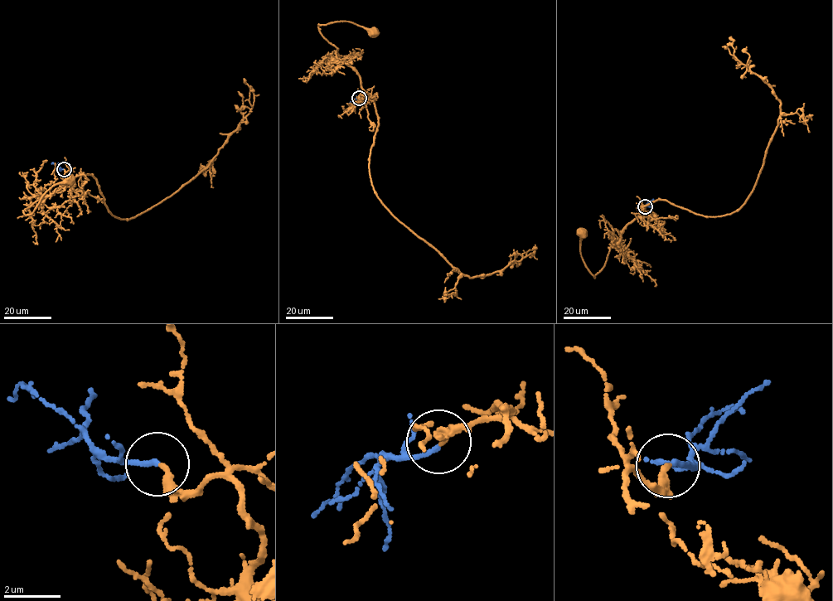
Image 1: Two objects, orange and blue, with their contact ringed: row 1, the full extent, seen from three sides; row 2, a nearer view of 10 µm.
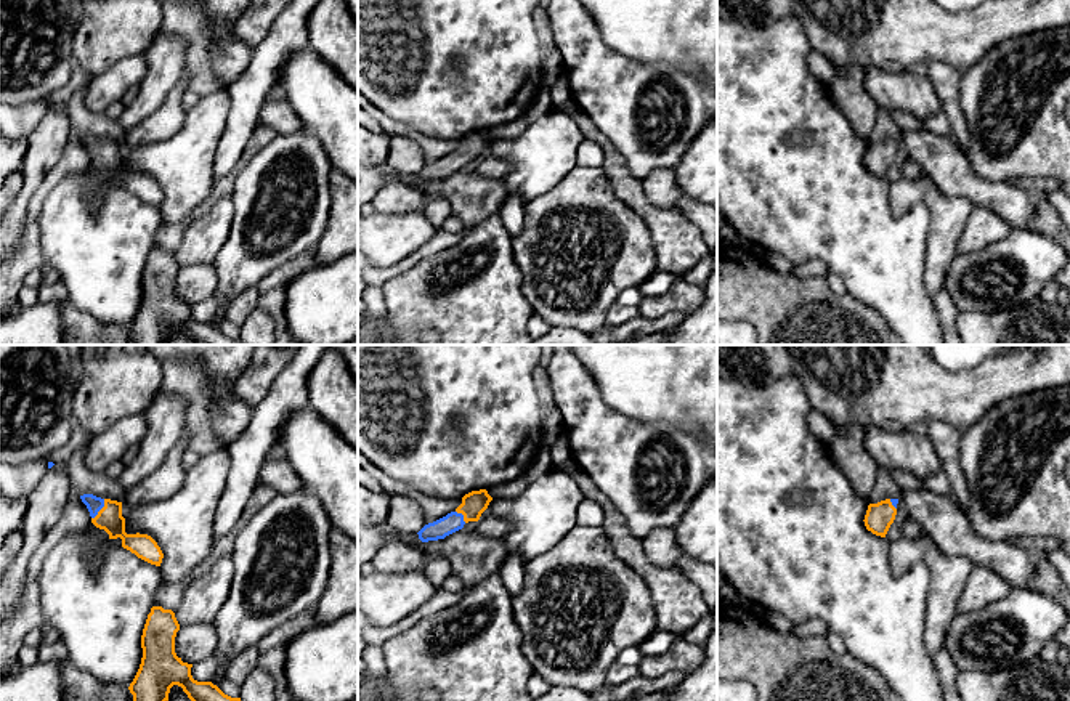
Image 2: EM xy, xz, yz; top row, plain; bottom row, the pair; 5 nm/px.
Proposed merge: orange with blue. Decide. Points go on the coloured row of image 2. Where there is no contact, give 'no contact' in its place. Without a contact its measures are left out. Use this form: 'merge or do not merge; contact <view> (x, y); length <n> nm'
merge; contact xy (101, 509); length 120 nm

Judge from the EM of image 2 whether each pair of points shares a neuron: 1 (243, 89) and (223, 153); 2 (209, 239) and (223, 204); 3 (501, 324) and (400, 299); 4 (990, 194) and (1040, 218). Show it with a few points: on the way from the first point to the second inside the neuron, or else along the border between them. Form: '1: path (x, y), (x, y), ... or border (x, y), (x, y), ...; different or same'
1: path (243, 105), (243, 119), (235, 137); same
2: path (210, 231), (222, 212); same
3: path (475, 308), (472, 305), (433, 305), (425, 299); same
4: border (1037, 199), (1027, 228); different

